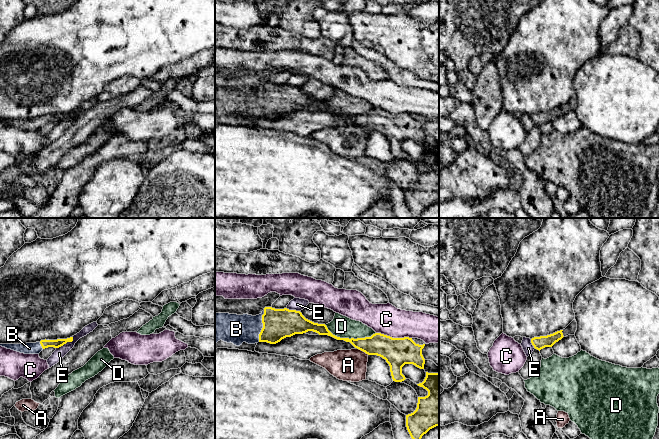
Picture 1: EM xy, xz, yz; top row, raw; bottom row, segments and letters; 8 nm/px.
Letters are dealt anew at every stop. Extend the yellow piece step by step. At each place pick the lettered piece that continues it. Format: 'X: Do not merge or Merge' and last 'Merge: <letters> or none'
A: Do not merge
B: Merge
C: Do not merge
D: Do not merge
E: Do not merge
Merge: B

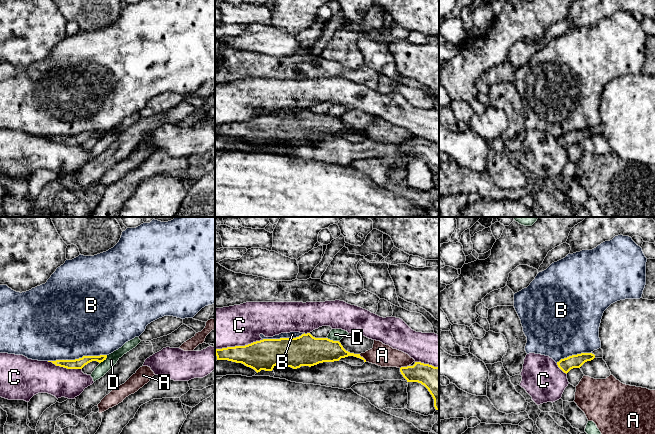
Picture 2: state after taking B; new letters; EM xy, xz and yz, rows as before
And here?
A: Do not merge
B: Do not merge
C: Do not merge
D: Do not merge
Merge: none

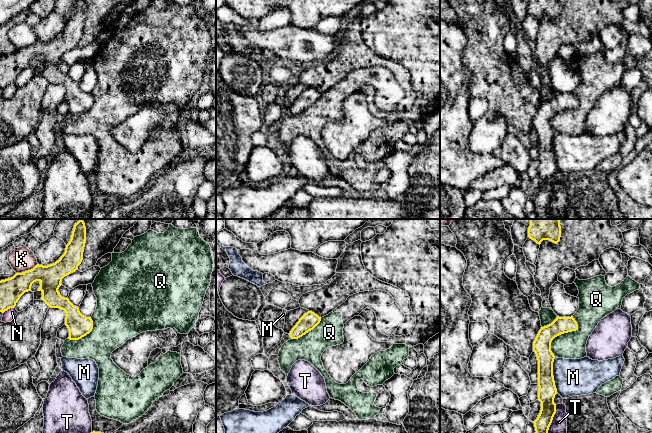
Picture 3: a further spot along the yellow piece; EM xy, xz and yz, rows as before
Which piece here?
K: Do not merge
M: Do not merge
N: Do not merge
Q: Do not merge
T: Do not merge
Merge: none

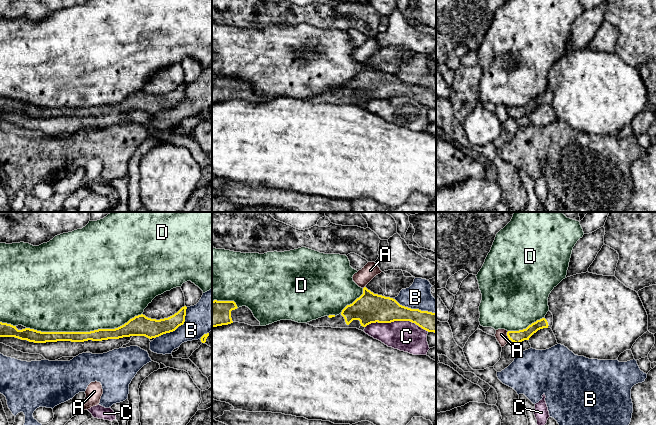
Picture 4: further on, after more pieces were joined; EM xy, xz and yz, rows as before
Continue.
A: Do not merge
B: Do not merge
C: Do not merge
D: Do not merge
Merge: none

